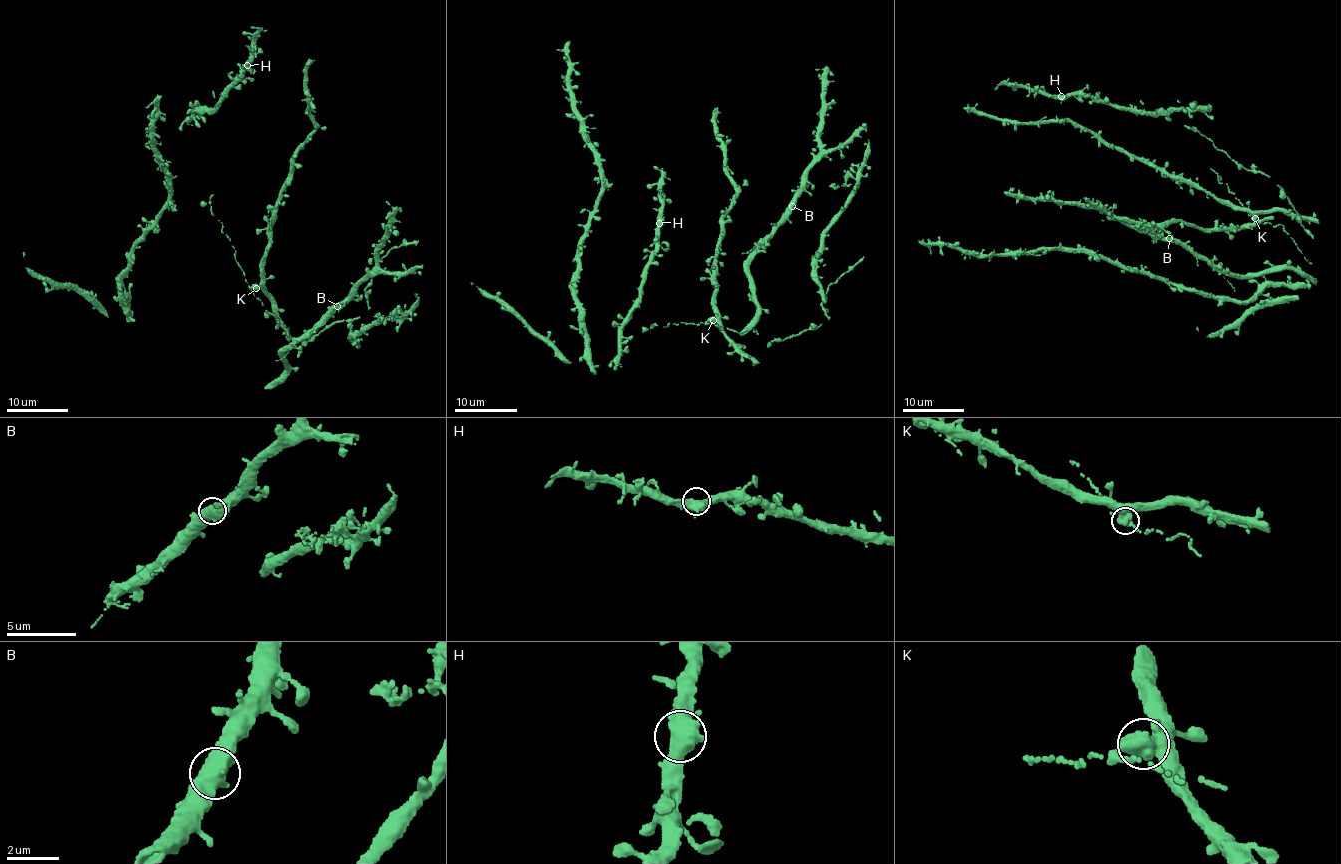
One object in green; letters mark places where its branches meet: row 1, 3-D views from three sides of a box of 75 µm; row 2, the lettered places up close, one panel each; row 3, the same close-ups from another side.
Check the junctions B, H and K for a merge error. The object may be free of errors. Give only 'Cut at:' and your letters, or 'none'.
Cut at: K

